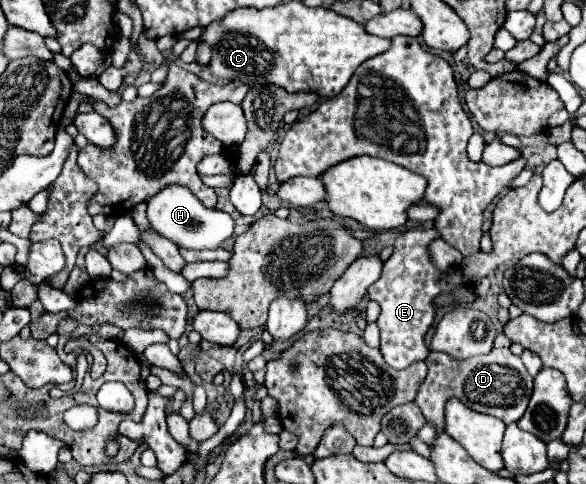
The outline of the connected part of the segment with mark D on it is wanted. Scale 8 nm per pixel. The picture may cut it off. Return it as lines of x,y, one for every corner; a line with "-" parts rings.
494,348
486,356
474,356
472,360
452,360
442,352
430,352
428,360
428,376
422,382
416,394
416,406
422,410
424,418
436,428
436,432
444,432
444,406
454,396
464,406
500,418
506,424
518,422
522,412
528,406
532,394
532,376
524,368
522,360
514,356
508,348

